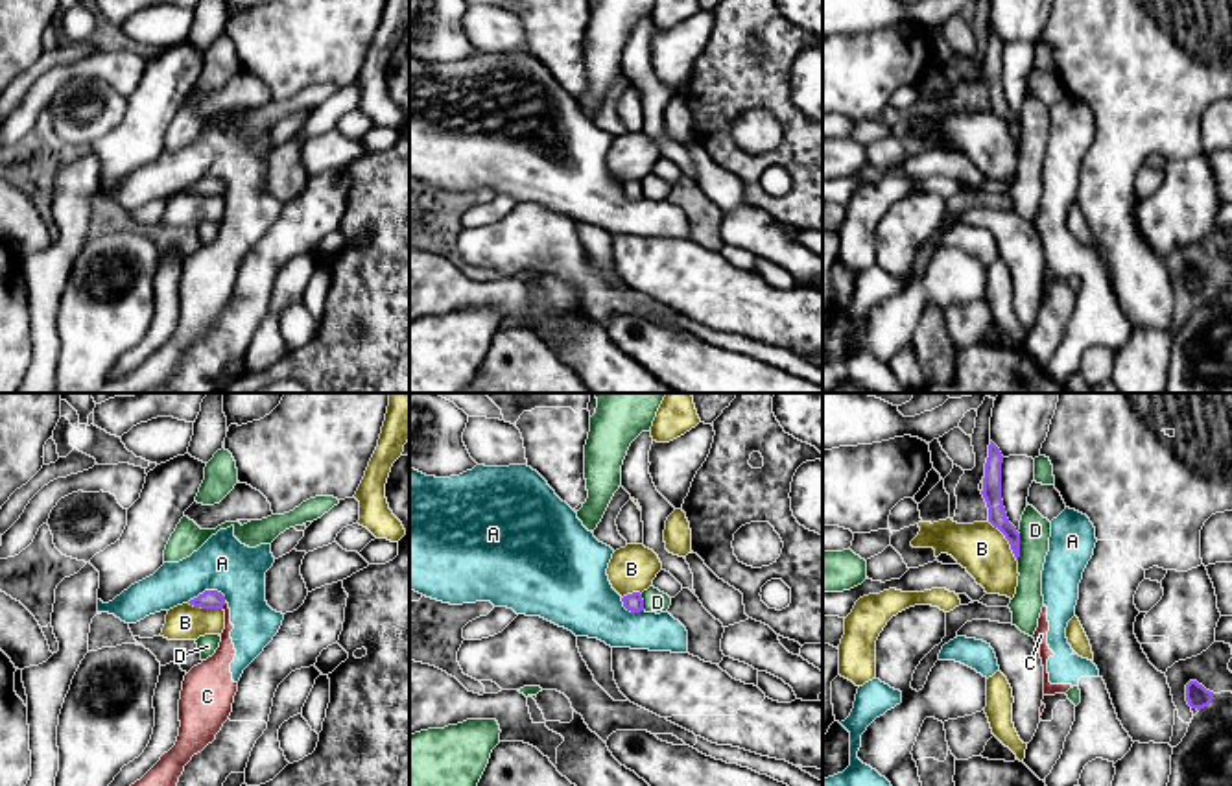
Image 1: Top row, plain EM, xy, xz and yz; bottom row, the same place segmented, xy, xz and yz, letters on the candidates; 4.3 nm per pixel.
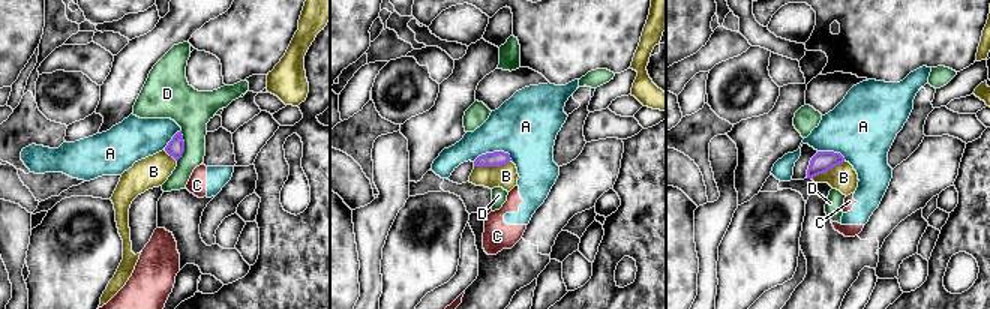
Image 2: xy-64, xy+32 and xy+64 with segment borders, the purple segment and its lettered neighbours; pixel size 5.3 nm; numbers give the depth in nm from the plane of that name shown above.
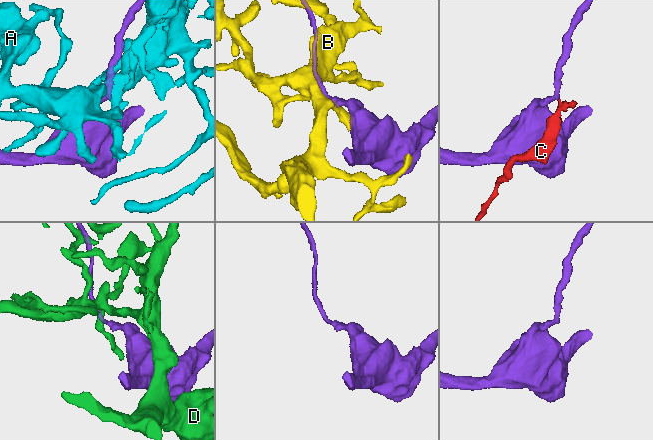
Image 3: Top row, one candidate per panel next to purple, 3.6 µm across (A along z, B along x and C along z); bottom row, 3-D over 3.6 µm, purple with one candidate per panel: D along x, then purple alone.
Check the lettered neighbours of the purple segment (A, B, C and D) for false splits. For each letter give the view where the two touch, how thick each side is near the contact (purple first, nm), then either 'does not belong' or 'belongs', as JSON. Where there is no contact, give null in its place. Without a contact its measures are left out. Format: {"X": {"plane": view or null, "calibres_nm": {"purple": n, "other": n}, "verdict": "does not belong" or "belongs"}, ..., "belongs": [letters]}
{"A": {"plane": "xy", "calibres_nm": {"purple": 80, "other": 240}, "verdict": "does not belong"}, "B": {"plane": "yz", "calibres_nm": {"purple": 80, "other": 220}, "verdict": "does not belong"}, "C": {"plane": "xy", "calibres_nm": {"purple": 80, "other": 90}, "verdict": "does not belong"}, "D": {"plane": "yz", "calibres_nm": {"purple": 80, "other": 140}, "verdict": "does not belong"}, "belongs": []}

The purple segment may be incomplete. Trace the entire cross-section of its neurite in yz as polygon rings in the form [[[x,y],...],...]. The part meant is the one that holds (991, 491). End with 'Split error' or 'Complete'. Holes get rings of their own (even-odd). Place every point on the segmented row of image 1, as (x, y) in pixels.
[[[990,441],[989,458],[985,463],[985,478],[983,478],[983,498],[989,507],[989,522],[998,528],[1011,544],[1011,550],[1018,561],[1020,557],[1020,533],[1009,522],[1003,500],[1001,500],[1001,463],[1003,456],[1000,448]]]. Complete

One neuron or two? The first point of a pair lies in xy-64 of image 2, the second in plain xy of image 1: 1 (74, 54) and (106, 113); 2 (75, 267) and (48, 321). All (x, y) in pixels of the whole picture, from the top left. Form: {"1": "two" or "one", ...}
{"1": "two", "2": "two"}

